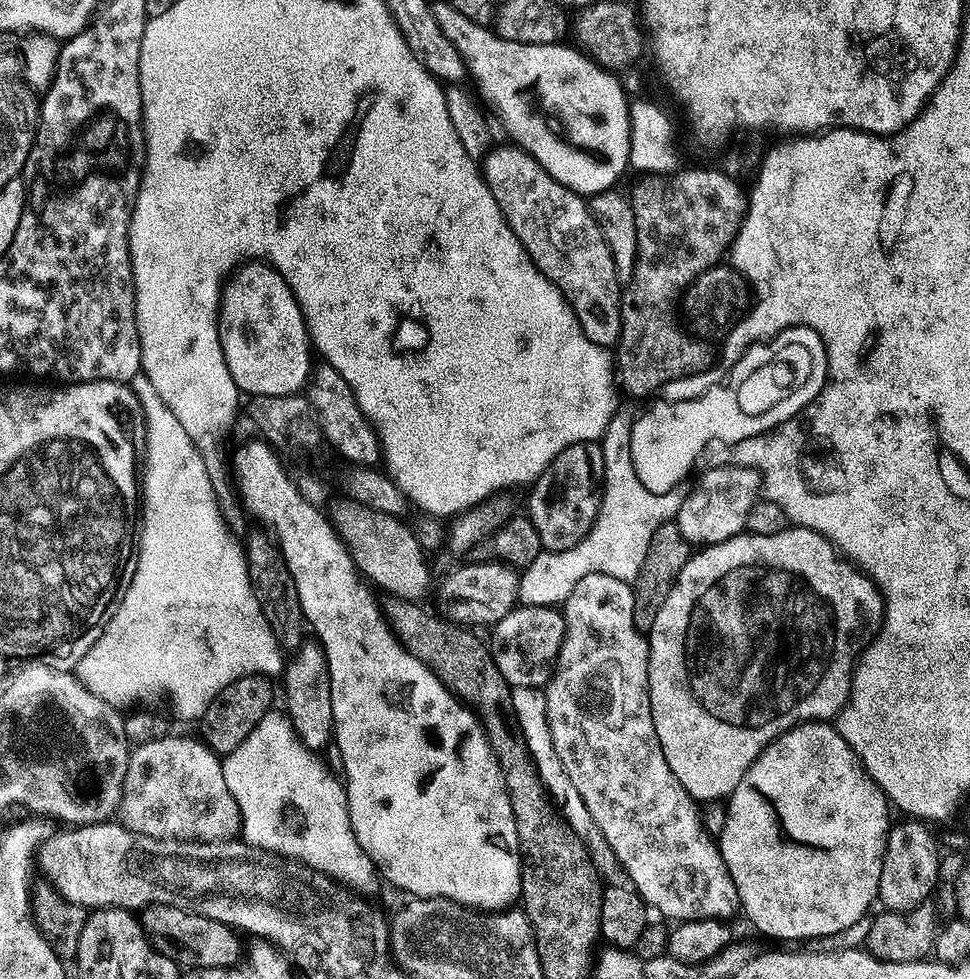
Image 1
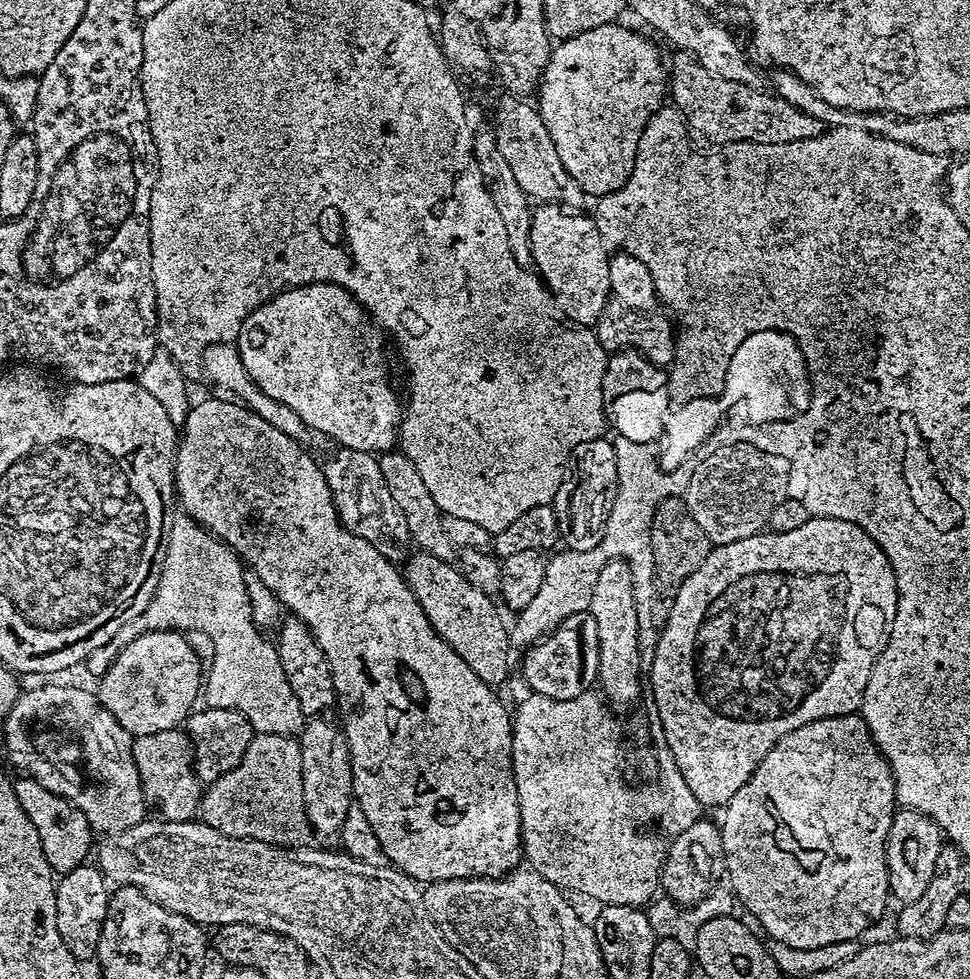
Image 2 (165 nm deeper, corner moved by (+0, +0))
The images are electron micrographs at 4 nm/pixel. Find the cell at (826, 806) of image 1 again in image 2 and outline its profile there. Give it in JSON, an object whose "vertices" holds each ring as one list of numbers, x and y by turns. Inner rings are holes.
{"vertices":[[853,714,850,716,835,716,834,718,822,718,821,720,815,720,810,722,806,726,798,726,798,730,794,730,790,734,786,734,779,740,772,749,766,754,766,758,762,758,762,762,754,770,754,774,746,782,746,786,742,786,742,790,738,790,738,794,734,794,734,798,730,798,728,804,723,805,722,813,724,812,724,822,719,825,721,834,721,846,724,847,723,855,723,867,728,867,728,879,727,883,730,885,737,901,744,906,745,910,757,920,758,923,764,927,763,935,767,937,769,941,785,943,786,946,796,948,812,948,812,947,824,947,831,943,846,942,847,940,855,940,863,937,863,932,879,918,884,912,884,903,889,903,890,893,888,890,888,867,884,861,884,844,888,840,888,831,892,825,892,817,896,815,898,811,898,805,896,803,896,787,892,781,892,772,887,767,887,761,880,756,875,745,871,740,871,736,868,733,868,728,864,725,864,719,859,714]]}

